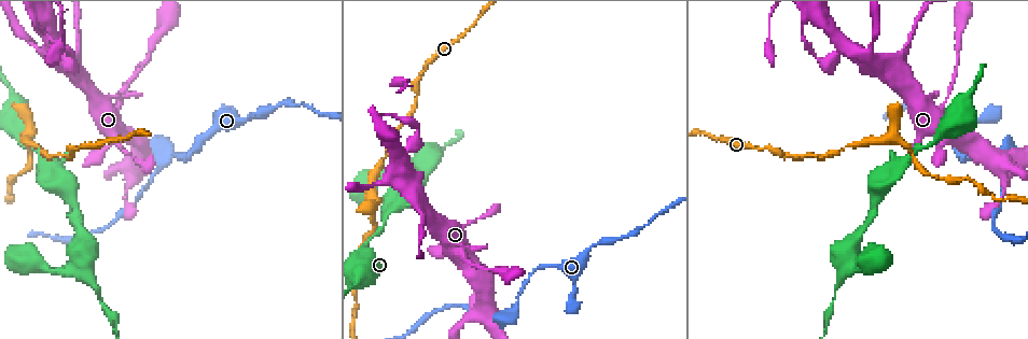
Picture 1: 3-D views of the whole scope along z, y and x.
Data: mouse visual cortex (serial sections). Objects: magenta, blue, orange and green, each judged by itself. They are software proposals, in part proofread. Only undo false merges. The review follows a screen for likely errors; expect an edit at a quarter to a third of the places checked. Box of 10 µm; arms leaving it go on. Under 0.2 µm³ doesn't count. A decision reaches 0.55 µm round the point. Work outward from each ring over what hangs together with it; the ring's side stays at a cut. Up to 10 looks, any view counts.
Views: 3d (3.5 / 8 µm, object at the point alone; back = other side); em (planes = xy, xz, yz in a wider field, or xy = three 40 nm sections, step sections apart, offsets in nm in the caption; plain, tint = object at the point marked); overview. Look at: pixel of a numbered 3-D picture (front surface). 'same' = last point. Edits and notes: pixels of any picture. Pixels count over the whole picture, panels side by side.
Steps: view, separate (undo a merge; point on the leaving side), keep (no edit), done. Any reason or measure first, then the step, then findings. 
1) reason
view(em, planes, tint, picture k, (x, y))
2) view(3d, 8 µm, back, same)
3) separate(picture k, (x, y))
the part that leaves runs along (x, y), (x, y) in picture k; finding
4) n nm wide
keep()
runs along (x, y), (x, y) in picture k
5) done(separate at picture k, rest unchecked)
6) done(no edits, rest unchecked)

abrupt turn
view(3d, 8 µm, picture 1, (509, 313))

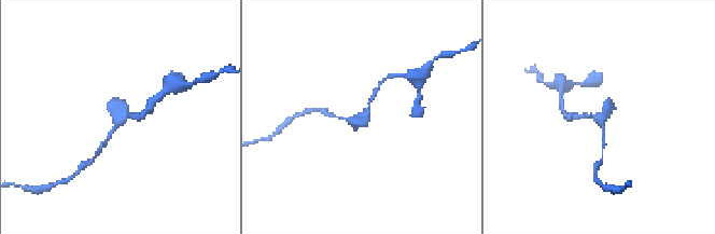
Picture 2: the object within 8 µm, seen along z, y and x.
view(3d, 3.5 µm, same)

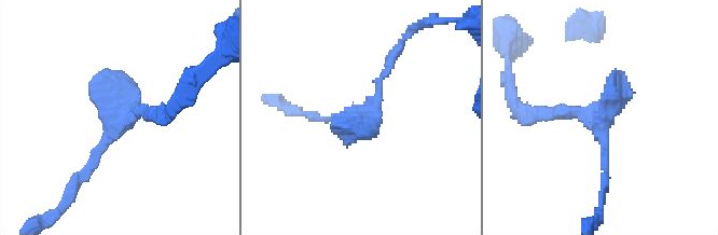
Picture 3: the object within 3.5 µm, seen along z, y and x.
keep()
runs along (152, 114), (119, 119), (76, 178) in picture 3; continuous, no second cell

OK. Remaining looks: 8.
sharp bend
view(3d, 3.5 µm, picture 1, (466, 258))

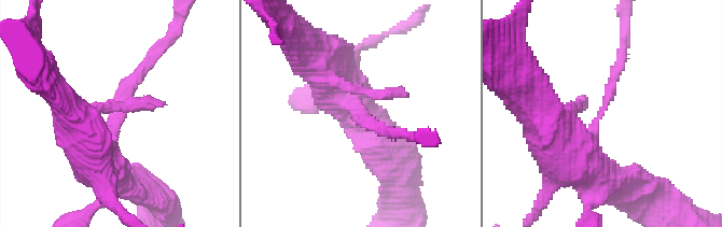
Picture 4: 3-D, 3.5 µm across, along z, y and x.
arms of 150, 600 nm
view(em, xy, step 3, tint, picture 4, (361, 113))

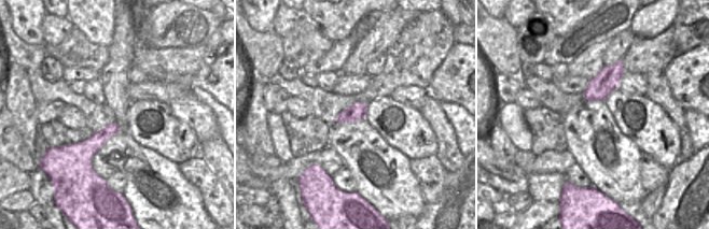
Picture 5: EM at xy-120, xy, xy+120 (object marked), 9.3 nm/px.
160 nm wide
keep()
runs along (89, 150), (155, 51) in picture 4; all the same cell

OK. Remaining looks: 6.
thin neck
view(3d, 3.5 µm, back, picture 1, (594, 245))

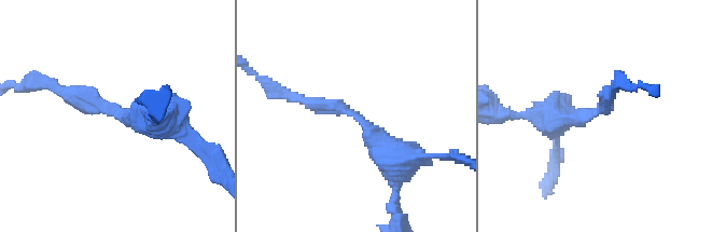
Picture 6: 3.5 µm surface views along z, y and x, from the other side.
arms of 200, 350 nm
view(em, xy, step 2, tint, picture 6, (349, 112))

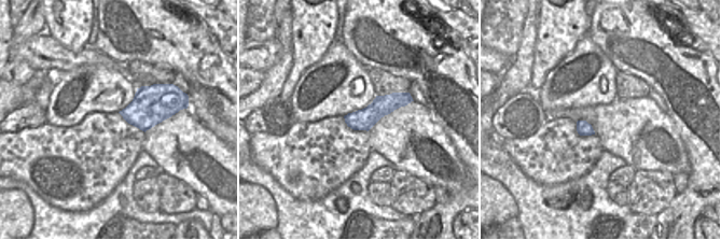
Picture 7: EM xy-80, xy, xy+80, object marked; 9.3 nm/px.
keep()
runs along (401, 159), (351, 112), (289, 96) in picture 6; all the same cell

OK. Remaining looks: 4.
view(3d, 3.5 µm, picture 1, (906, 146))

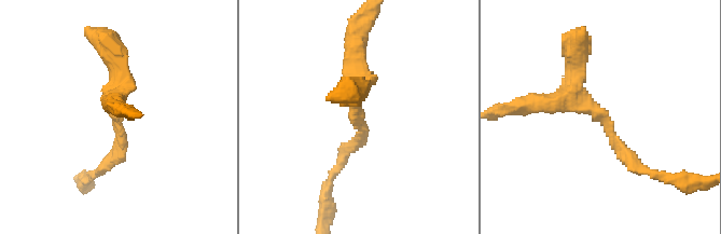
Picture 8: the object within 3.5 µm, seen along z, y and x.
view(em, xy, step 3, tint, picture 8, (598, 112))

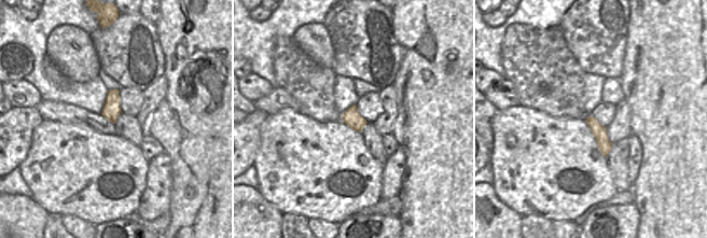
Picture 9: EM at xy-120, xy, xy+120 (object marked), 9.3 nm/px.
keep()
runs along (590, 120), (599, 132), (605, 153) in picture 9; continuous, no second cell

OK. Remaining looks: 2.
done(no edits, rest unchecked)

